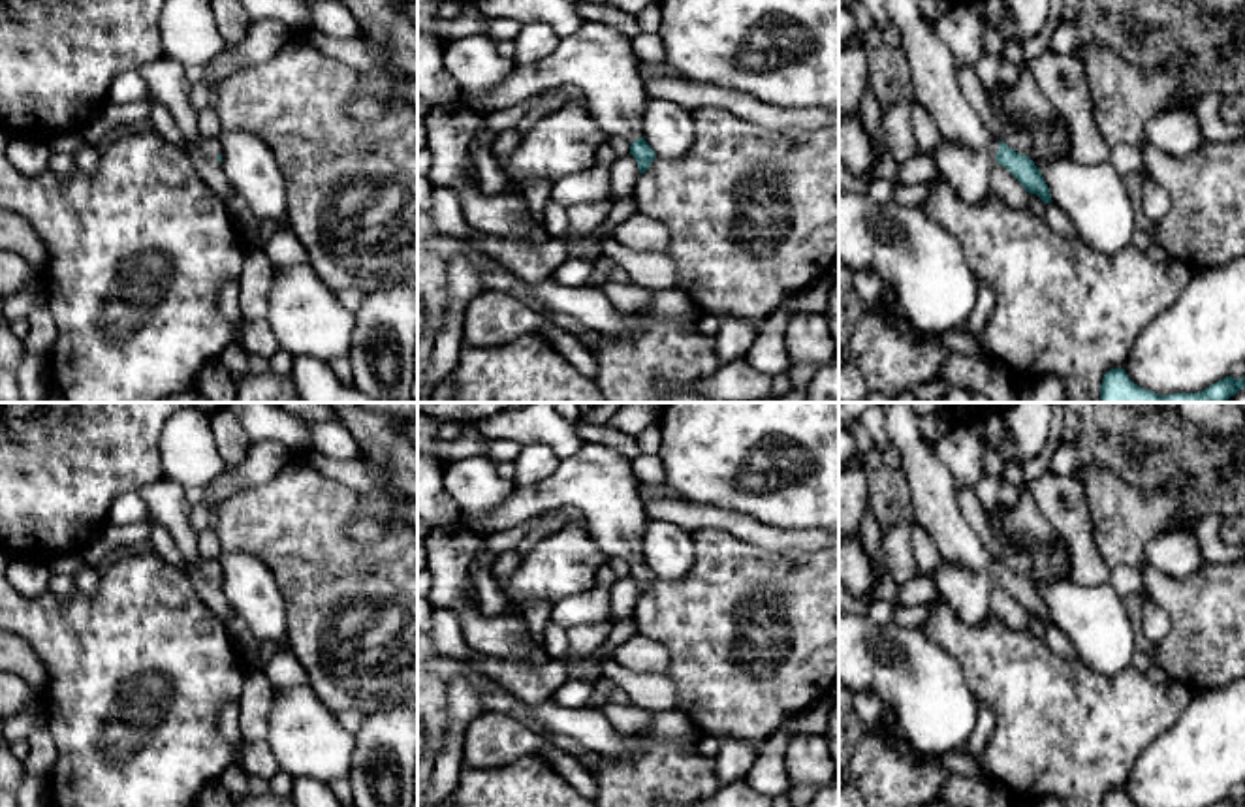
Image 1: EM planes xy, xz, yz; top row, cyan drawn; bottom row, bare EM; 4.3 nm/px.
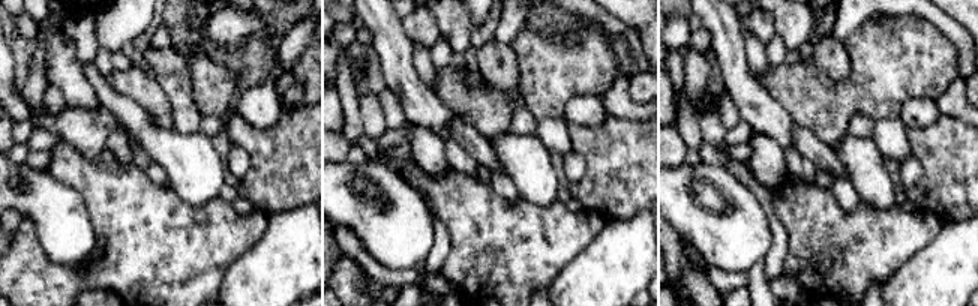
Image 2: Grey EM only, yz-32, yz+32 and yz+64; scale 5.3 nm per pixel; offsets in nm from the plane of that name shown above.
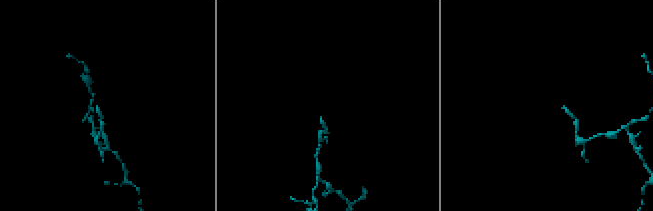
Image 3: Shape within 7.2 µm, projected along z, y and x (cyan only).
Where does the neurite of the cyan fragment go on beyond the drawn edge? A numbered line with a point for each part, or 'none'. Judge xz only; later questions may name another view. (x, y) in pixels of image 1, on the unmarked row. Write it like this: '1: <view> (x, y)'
1: xz (600, 482)

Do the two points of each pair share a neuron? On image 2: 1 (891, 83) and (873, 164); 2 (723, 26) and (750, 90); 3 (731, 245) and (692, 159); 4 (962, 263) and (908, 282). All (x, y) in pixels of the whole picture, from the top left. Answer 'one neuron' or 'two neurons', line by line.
1: two neurons
2: one neuron
3: two neurons
4: one neuron

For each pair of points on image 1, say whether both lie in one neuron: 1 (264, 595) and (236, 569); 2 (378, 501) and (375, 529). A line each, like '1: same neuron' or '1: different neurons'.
1: same neuron
2: same neuron

